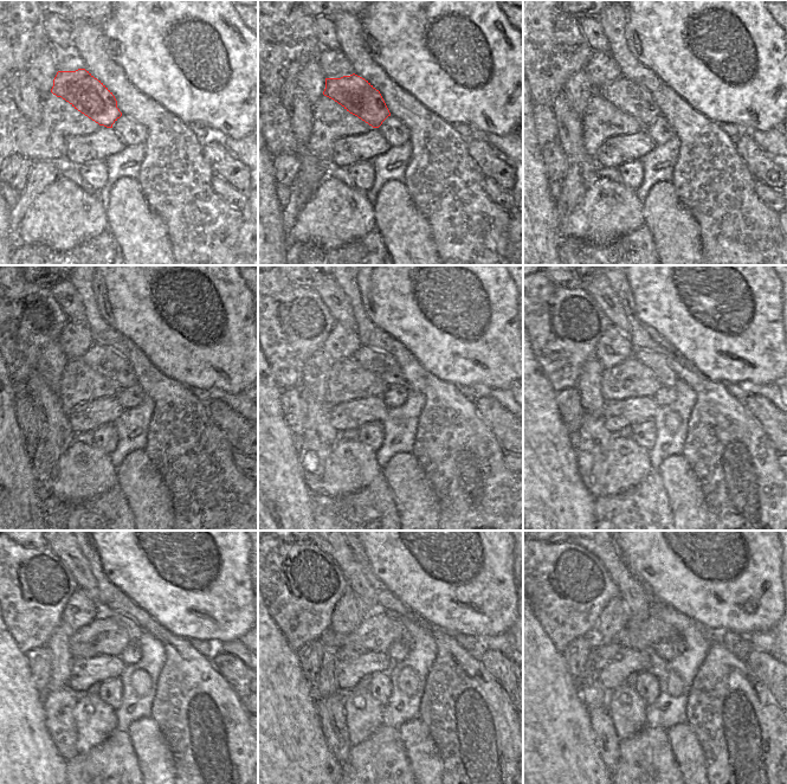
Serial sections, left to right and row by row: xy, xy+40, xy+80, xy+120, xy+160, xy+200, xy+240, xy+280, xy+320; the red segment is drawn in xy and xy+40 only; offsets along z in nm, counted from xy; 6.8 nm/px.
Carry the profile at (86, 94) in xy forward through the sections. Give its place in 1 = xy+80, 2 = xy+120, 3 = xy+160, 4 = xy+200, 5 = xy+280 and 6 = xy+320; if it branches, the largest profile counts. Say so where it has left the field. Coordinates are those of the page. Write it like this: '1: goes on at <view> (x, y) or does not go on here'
1: goes on at xy+80 (630, 97)
2: goes on at xy+120 (104, 360)
3: goes on at xy+160 (379, 362)
4: goes on at xy+200 (655, 361)
5: goes on at xy+280 (406, 638)
6: goes on at xy+320 (675, 640)

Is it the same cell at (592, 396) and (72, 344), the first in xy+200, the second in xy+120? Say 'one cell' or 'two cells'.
two cells

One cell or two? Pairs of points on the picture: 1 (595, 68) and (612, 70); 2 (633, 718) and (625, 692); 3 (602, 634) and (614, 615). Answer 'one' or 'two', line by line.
1: one
2: one
3: one

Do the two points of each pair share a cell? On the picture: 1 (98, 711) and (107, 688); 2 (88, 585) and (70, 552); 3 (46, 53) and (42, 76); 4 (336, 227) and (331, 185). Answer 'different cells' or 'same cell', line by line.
1: different cells
2: same cell
3: same cell
4: same cell

